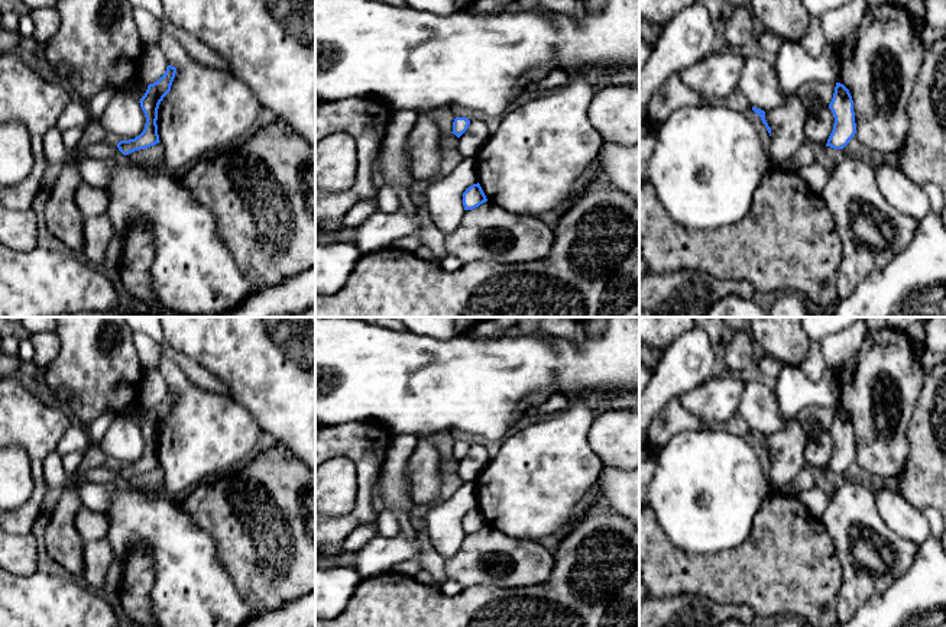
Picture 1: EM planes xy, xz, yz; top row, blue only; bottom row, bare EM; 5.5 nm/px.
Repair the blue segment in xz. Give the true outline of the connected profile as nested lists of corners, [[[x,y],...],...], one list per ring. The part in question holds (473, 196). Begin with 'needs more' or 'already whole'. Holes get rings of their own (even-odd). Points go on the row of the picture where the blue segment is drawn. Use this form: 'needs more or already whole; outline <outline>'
needs more; outline [[[479,182],[466,188],[463,206],[466,211],[459,227],[444,235],[447,255],[459,258],[463,264],[476,261],[522,264],[548,256],[554,242],[554,230],[542,220],[515,214],[489,203]]]

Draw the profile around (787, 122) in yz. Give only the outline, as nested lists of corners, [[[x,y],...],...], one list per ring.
[[[791,96],[781,107],[767,110],[765,120],[771,127],[770,161],[771,165],[781,167],[791,161],[806,139],[804,125],[809,110],[800,96]]]

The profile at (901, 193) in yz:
[[[882,158],[875,164],[875,177],[879,191],[898,211],[920,222],[930,211],[930,201],[923,188],[907,178],[895,164],[884,162]]]

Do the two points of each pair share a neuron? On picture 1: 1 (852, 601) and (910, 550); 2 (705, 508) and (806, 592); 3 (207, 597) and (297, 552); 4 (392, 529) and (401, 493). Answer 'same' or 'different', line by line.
1: same
2: different
3: different
4: same

